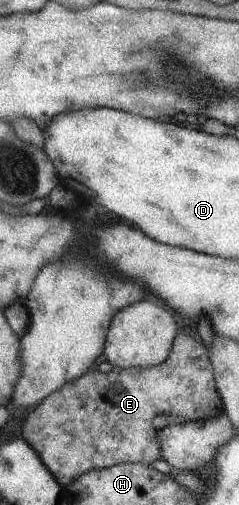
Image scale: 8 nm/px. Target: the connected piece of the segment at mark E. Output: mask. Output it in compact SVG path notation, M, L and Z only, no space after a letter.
M177 334L171 346L170 354L159 365L142 368L118 368L113 366L107 373L97 371L87 371L83 376L67 382L67 386L63 386L63 390L57 390L55 394L51 394L51 398L45 398L43 402L39 402L39 406L35 406L31 412L22 413L23 424L21 436L31 448L38 454L42 460L43 466L50 471L59 483L64 487L71 484L75 479L82 476L89 469L107 468L110 464L116 463L137 463L151 466L151 462L160 459L160 449L155 439L155 432L151 428L151 418L159 412L159 414L171 414L171 416L179 416L183 420L199 420L199 418L216 418L223 412L223 404L221 404L221 395L218 393L217 383L214 379L214 374L211 374L211 366L209 366L209 358L207 358L207 349L204 344L195 342L191 336L185 334Z

